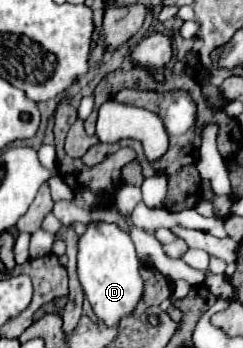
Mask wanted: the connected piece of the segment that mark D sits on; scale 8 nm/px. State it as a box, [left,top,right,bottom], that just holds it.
[77,224,143,326]

